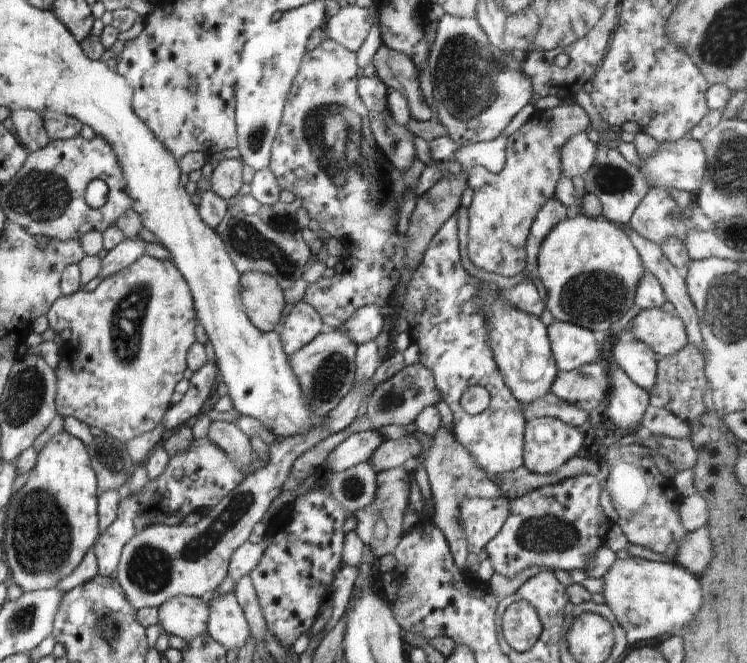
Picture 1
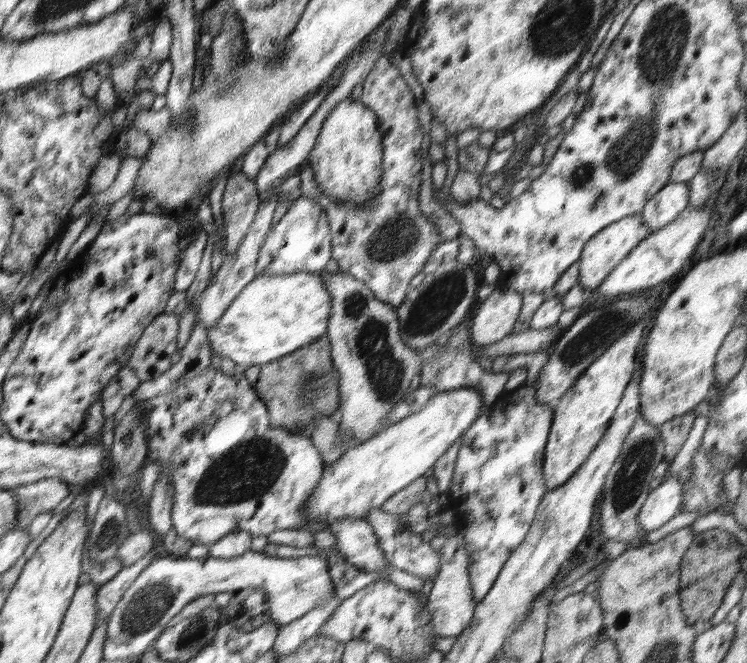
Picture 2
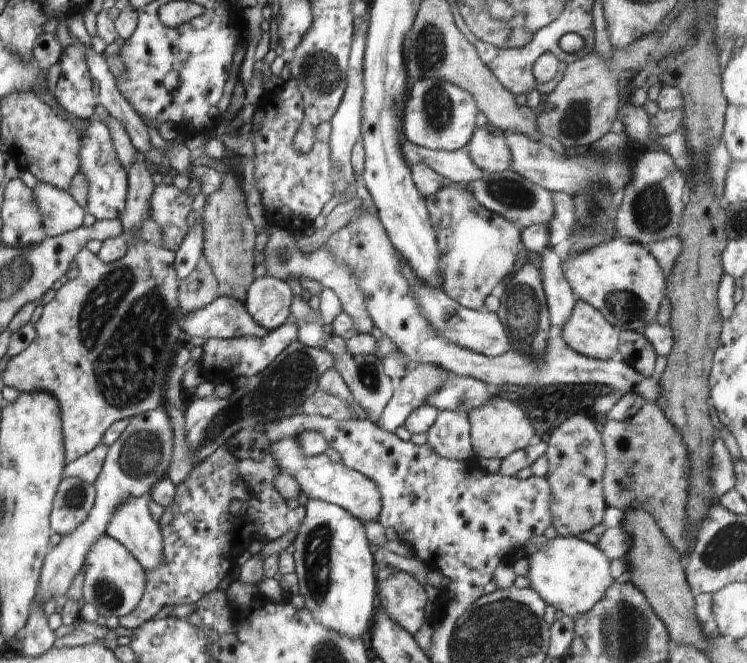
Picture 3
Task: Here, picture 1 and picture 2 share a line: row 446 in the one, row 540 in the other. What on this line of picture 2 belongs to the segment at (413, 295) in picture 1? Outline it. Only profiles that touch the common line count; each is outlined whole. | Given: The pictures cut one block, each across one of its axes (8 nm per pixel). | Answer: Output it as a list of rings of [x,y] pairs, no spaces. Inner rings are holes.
[[[530,381],[519,388],[501,393],[463,433],[450,488],[447,508],[458,516],[460,534],[463,536],[469,563],[468,574],[473,600],[478,604],[488,595],[508,557],[524,542],[534,522],[540,501],[547,493],[543,477],[543,459],[558,401],[546,405],[538,403],[535,387]]]

